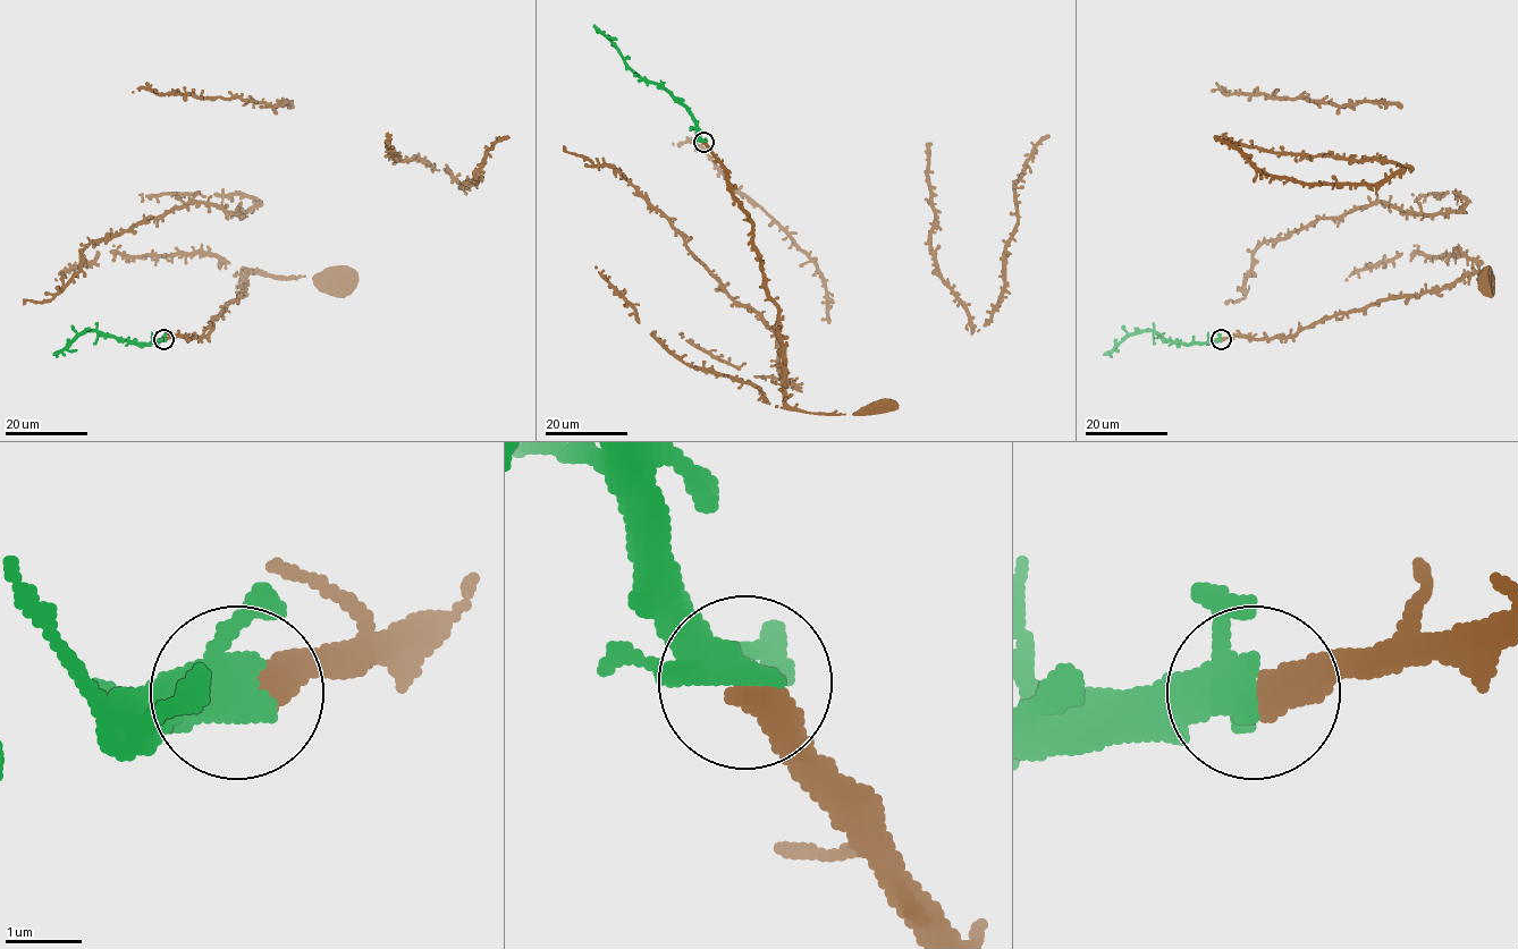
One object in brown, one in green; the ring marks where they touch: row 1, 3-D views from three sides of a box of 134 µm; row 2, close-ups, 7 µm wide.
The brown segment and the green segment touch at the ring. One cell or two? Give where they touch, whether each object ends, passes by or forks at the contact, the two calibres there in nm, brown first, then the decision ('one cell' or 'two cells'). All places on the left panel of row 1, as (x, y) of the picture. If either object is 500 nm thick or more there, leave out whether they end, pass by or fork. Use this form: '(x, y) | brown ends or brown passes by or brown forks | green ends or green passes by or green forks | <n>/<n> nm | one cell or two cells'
(163, 339) | 500/380 nm | one cell

